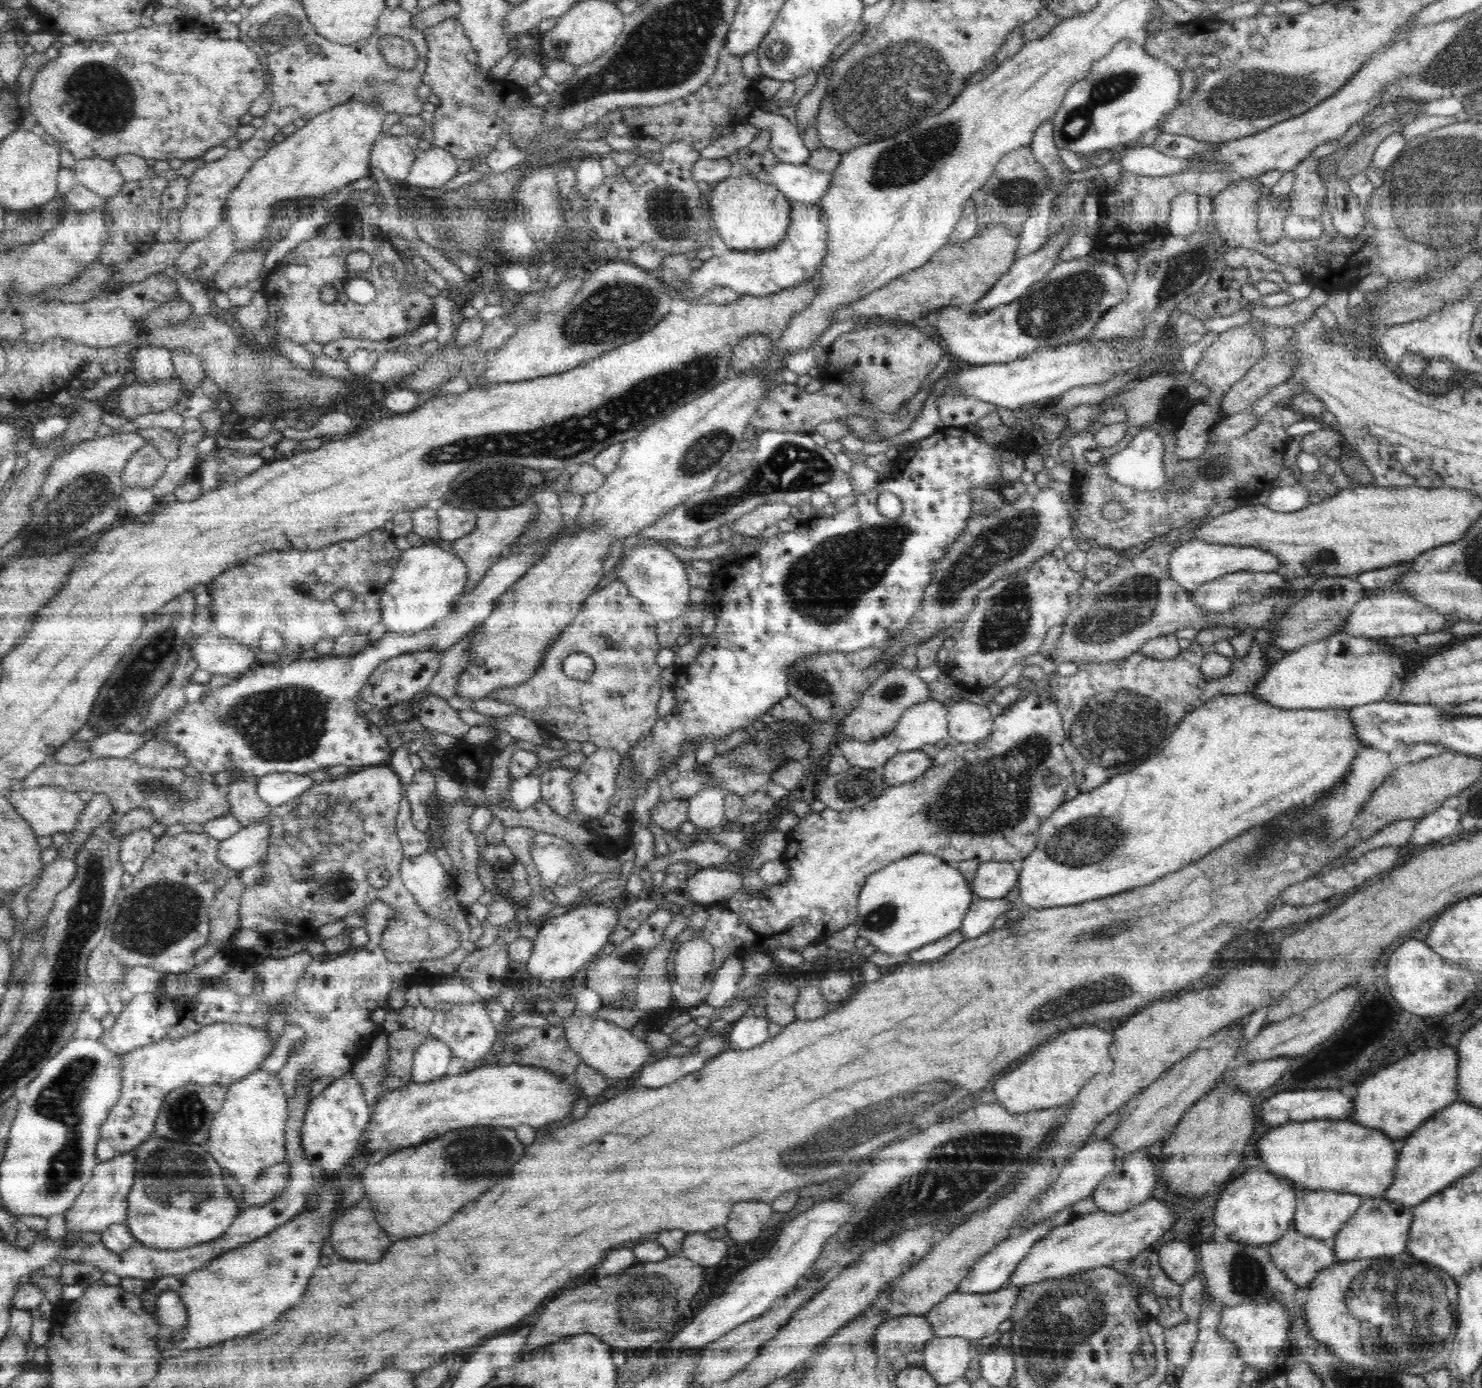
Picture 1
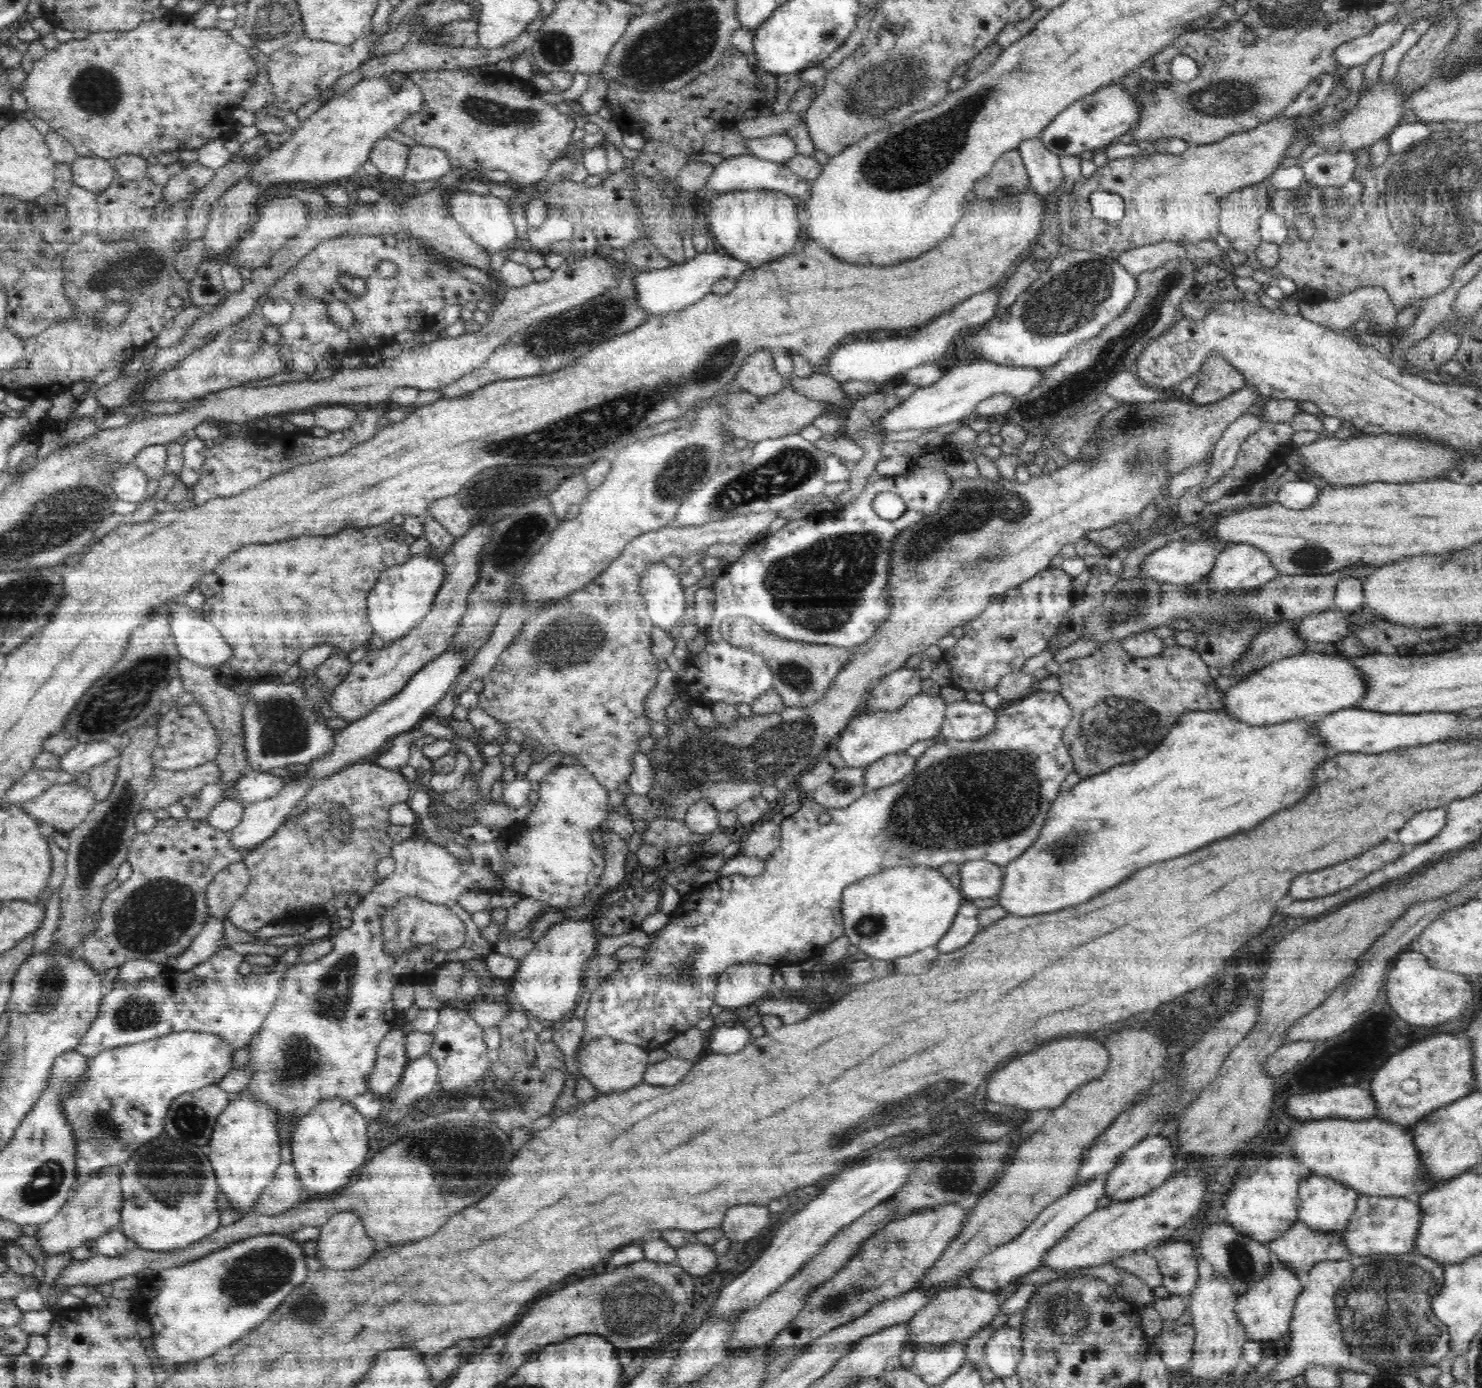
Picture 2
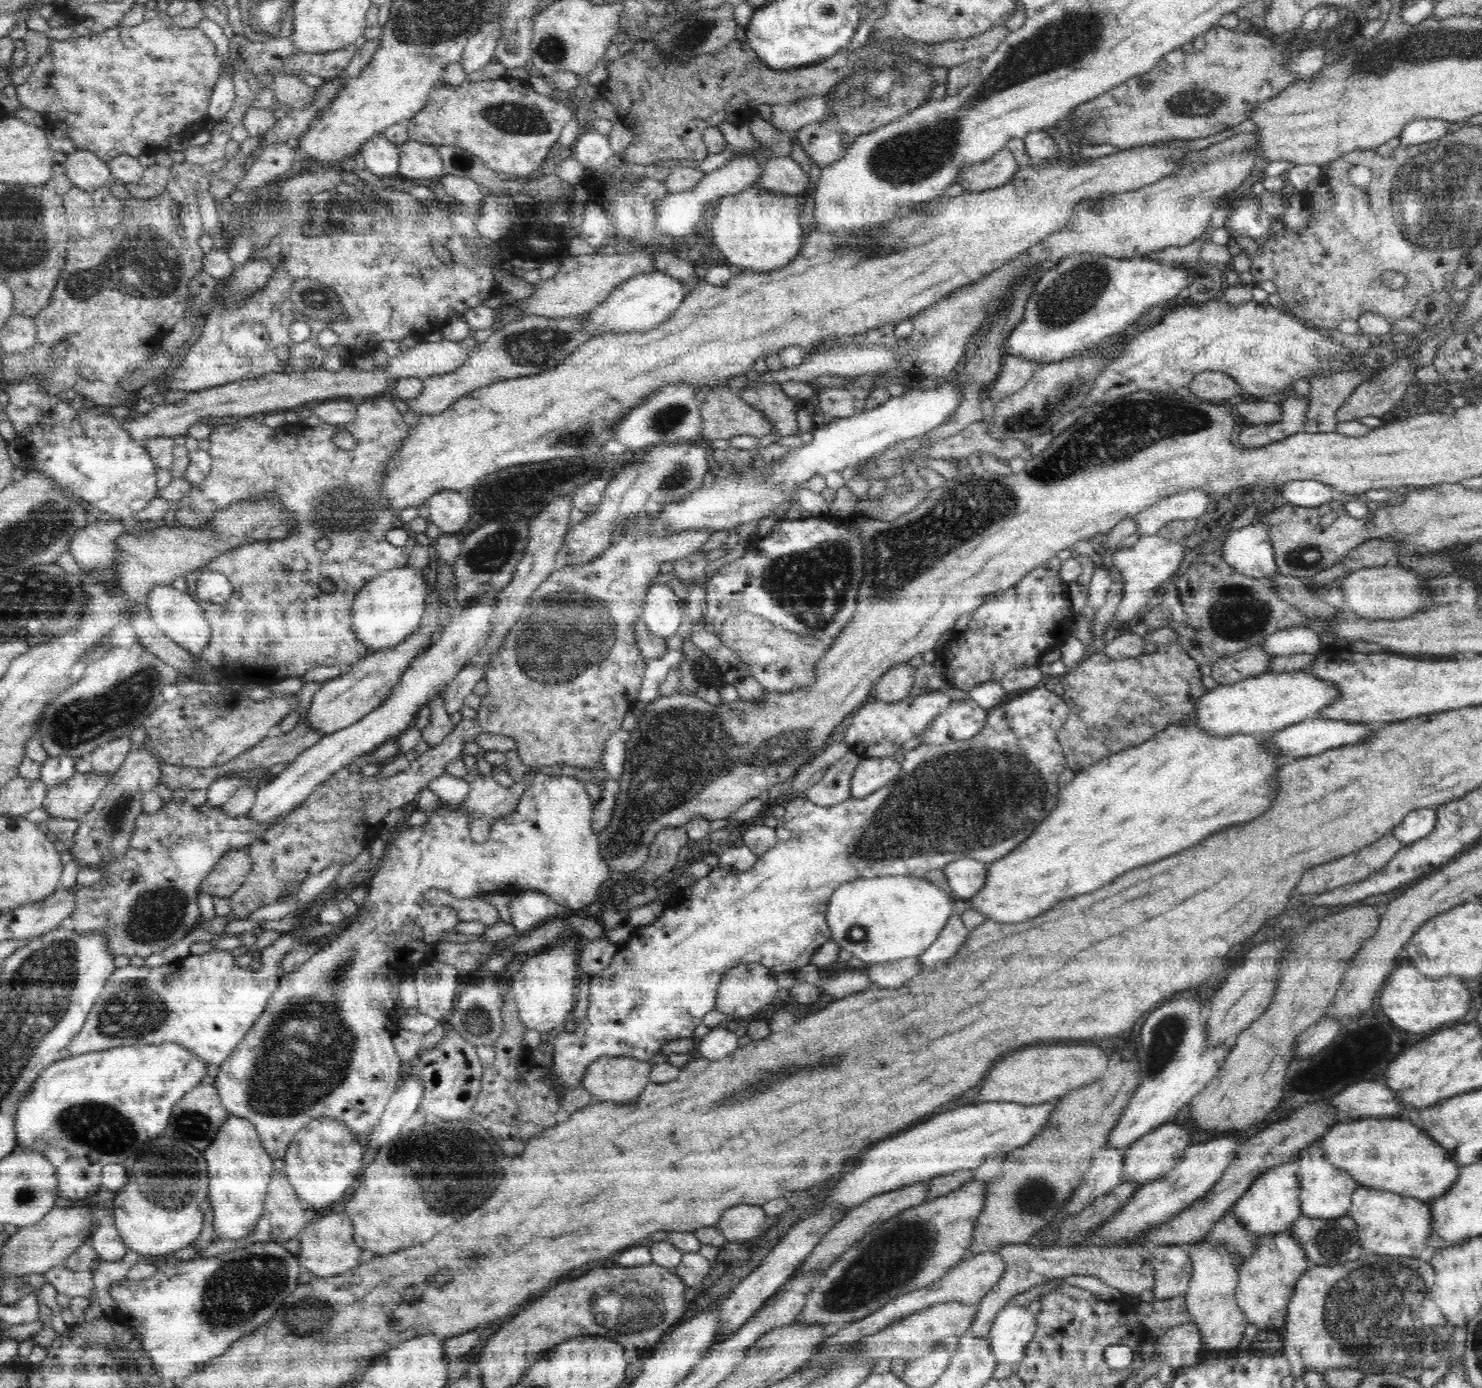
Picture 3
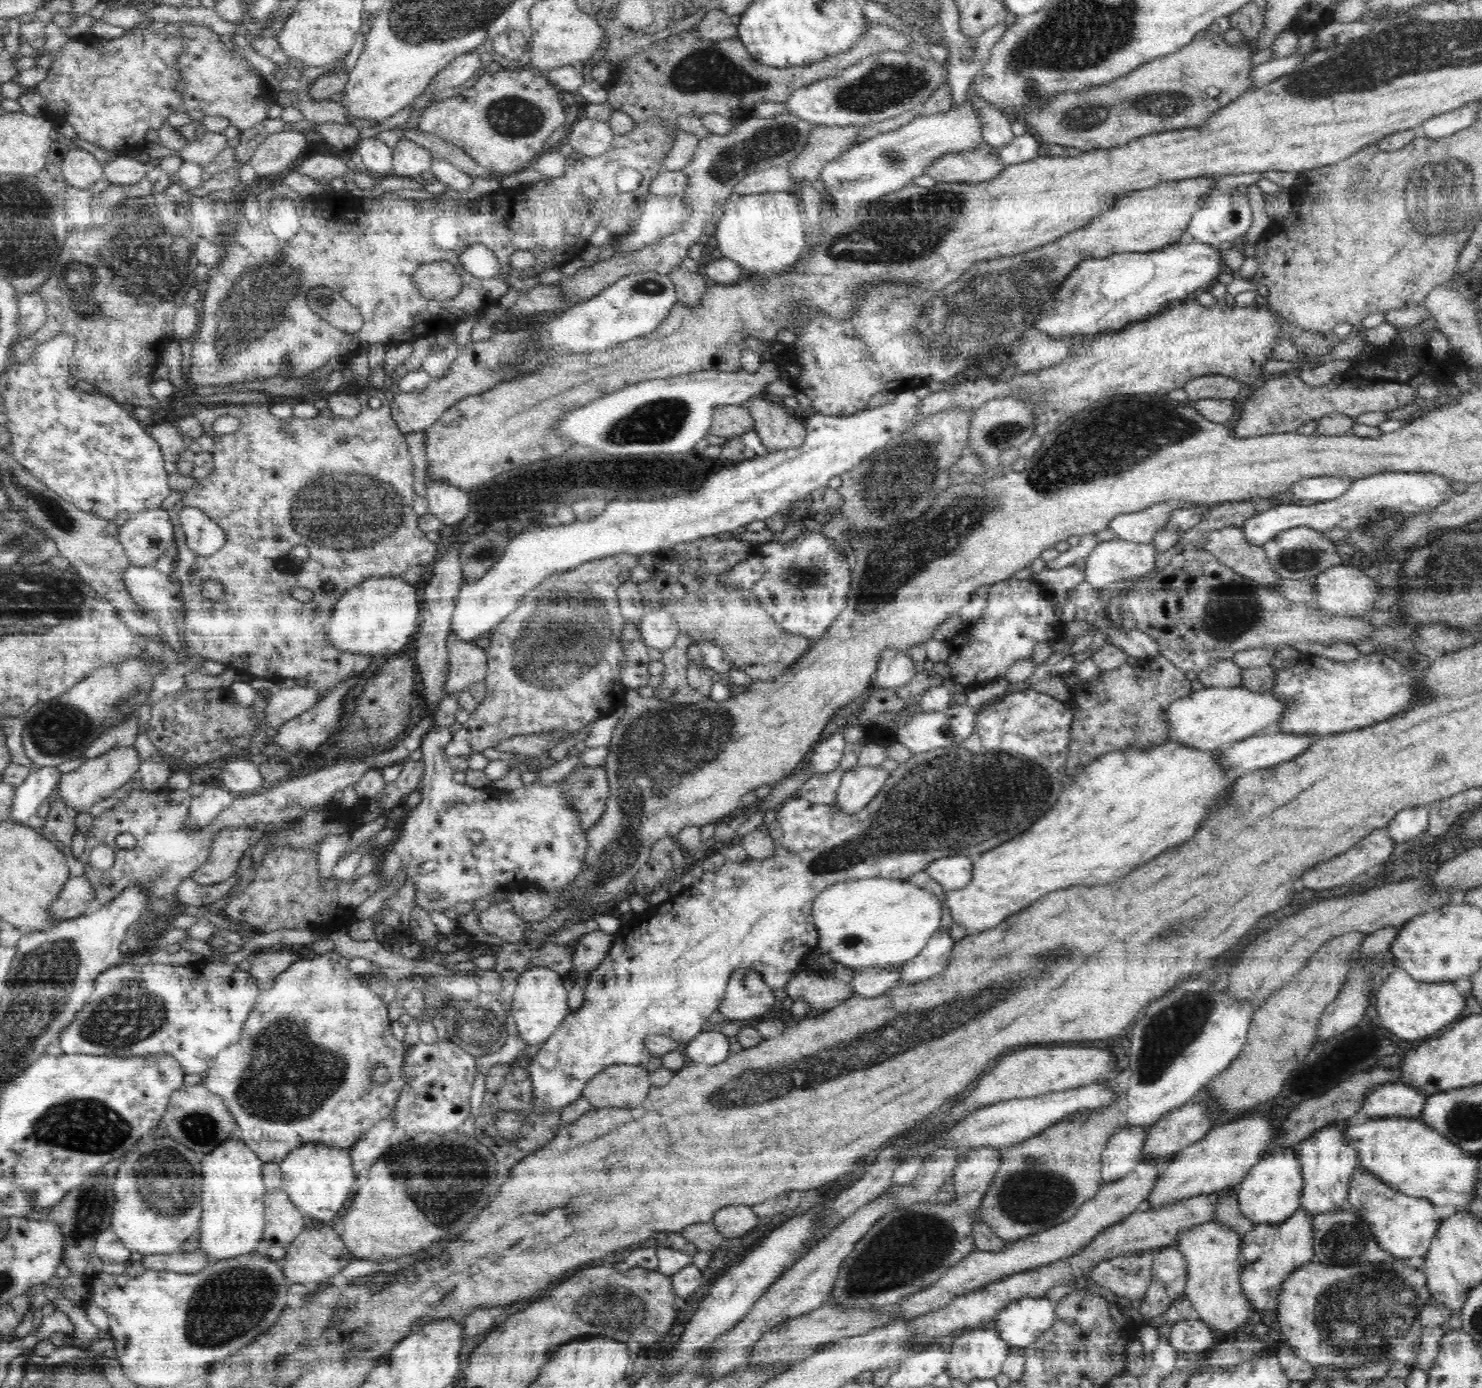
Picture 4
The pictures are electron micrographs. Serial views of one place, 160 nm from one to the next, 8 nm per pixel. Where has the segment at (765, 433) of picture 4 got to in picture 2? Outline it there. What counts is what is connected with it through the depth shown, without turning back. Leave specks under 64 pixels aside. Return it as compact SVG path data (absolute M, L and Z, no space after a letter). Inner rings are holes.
M762 348L747 356L744 364L740 366L734 382L743 391L760 396L772 396L772 394L780 392L780 388L784 388L788 382L776 370L773 354L772 349Z

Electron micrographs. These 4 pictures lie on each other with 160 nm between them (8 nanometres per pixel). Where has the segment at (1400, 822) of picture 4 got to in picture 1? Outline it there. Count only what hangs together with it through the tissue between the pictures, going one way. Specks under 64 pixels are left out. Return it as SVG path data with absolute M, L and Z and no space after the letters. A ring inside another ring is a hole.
M1441 806L1423 816L1409 836L1412 844L1433 843L1448 836L1460 834L1460 813L1448 806Z

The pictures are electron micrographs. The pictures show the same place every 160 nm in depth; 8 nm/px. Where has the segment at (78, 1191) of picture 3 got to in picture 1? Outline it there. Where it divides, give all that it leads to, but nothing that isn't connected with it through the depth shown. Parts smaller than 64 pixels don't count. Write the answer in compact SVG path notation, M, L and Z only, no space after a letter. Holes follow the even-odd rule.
M217 1023L182 1038L162 1039L120 1053L122 1094L120 1100L110 1107L105 1123L99 1126L100 1136L95 1154L97 1162L112 1160L154 1138L160 1108L176 1088L183 1087L186 1083L227 1086L258 1070L260 1062L276 1044L276 1040L272 1042L268 1039L268 1030L267 1026L254 1029L240 1024Z

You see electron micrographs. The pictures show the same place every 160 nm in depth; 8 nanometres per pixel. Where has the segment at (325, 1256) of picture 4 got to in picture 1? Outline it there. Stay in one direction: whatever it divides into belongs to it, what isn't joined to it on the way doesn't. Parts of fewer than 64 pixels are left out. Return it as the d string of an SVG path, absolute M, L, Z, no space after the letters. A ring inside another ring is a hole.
M363 1198L334 1219L328 1244L346 1260L376 1262L388 1250L388 1236L378 1228L369 1200Z

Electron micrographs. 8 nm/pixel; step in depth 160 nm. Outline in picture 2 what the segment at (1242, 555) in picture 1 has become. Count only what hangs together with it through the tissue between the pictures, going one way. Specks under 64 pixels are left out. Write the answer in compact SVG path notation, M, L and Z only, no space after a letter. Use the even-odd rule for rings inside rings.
M1202 538L1194 542L1167 542L1166 546L1154 550L1150 556L1145 557L1139 566L1140 574L1144 579L1150 578L1158 583L1168 582L1193 587L1206 578L1222 550L1226 550L1226 544L1220 539L1205 540Z

